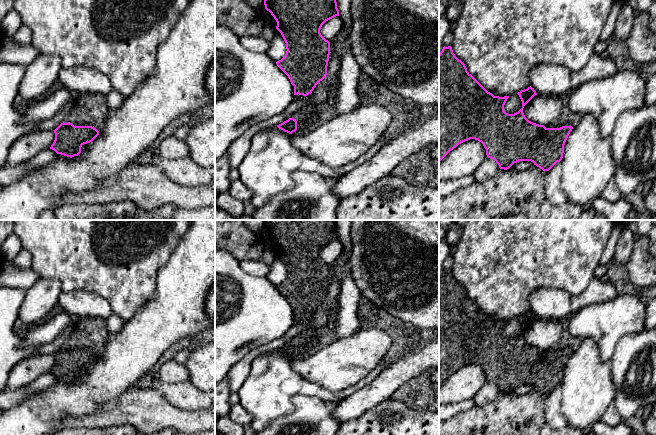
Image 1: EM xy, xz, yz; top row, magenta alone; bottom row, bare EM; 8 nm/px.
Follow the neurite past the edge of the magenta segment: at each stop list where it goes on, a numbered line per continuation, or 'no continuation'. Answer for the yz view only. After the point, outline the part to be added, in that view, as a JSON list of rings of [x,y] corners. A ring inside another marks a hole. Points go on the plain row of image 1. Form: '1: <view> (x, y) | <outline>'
1: yz (567, 342) | [[[567,316],[560,320],[563,328],[563,332],[559,341],[554,344],[551,348],[545,349],[546,352],[560,352],[562,350],[572,350],[573,352],[581,343],[580,338],[573,337],[569,332],[570,316]]]

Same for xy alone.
1: xy (92, 333) | [[[94,317],[80,318],[78,332],[63,346],[72,347],[74,350],[92,350],[100,355],[107,338],[107,321]]]

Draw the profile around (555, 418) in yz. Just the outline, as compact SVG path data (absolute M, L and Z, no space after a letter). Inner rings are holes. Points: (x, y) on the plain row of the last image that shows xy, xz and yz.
M557 386L545 398L545 418L550 427L560 430L568 426L567 419L561 412L562 386Z

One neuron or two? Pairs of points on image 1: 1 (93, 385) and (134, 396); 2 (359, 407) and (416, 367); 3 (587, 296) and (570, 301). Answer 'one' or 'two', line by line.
1: two
2: one
3: one

